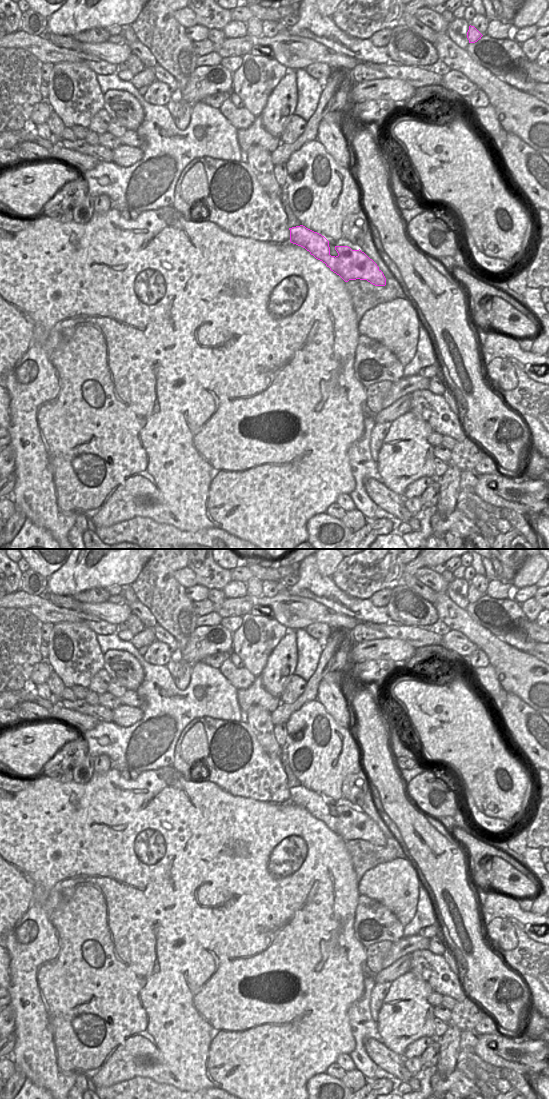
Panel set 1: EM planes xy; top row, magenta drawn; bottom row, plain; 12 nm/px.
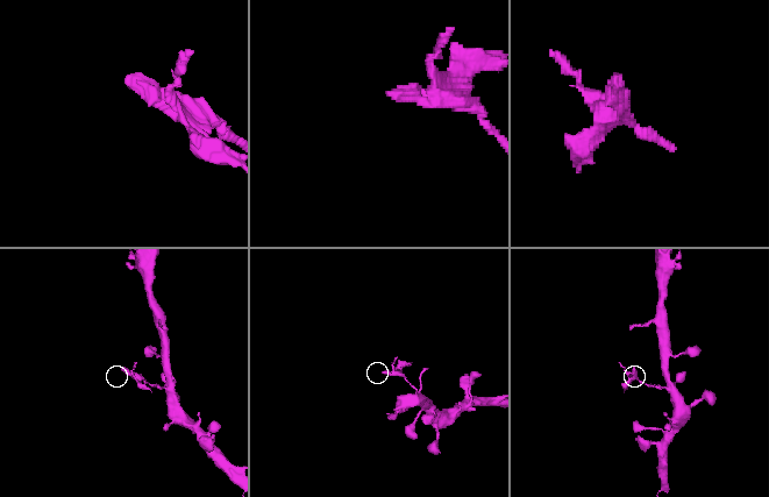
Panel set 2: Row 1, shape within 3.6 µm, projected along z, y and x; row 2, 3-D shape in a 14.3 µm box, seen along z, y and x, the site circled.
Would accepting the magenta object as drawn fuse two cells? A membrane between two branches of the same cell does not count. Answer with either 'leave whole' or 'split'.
split

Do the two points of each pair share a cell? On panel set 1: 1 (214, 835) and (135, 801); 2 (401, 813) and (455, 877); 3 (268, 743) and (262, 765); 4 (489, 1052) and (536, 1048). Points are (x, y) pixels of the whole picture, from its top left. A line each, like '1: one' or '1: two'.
1: one
2: one
3: two
4: one

